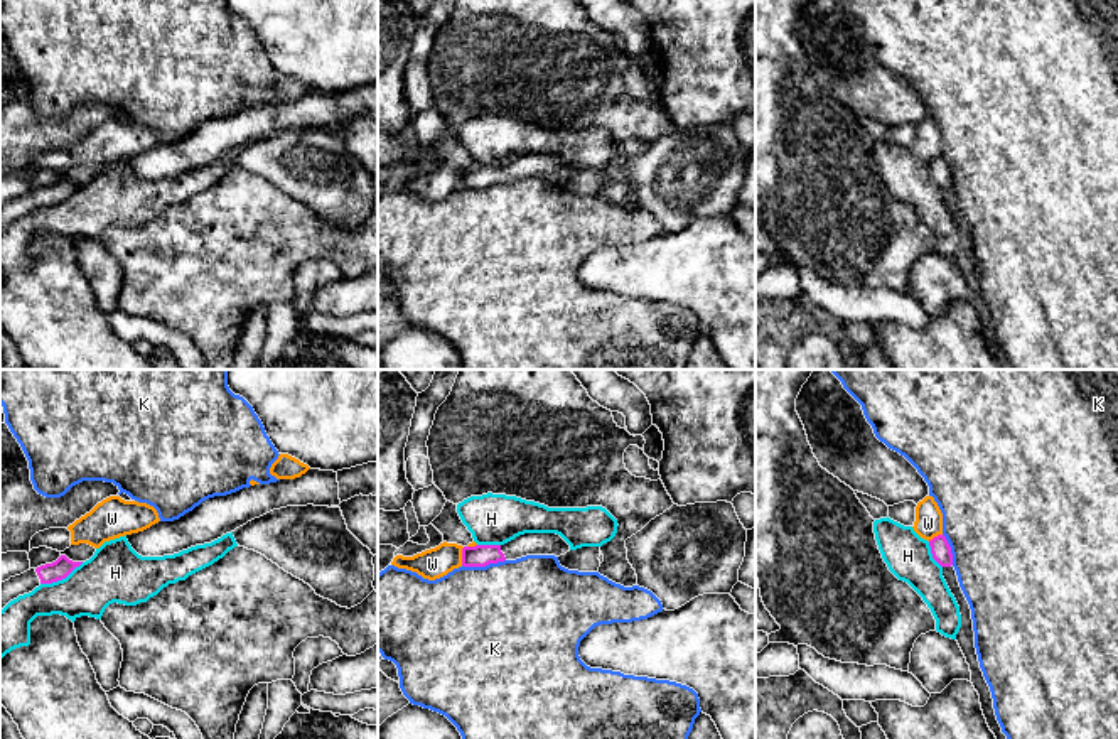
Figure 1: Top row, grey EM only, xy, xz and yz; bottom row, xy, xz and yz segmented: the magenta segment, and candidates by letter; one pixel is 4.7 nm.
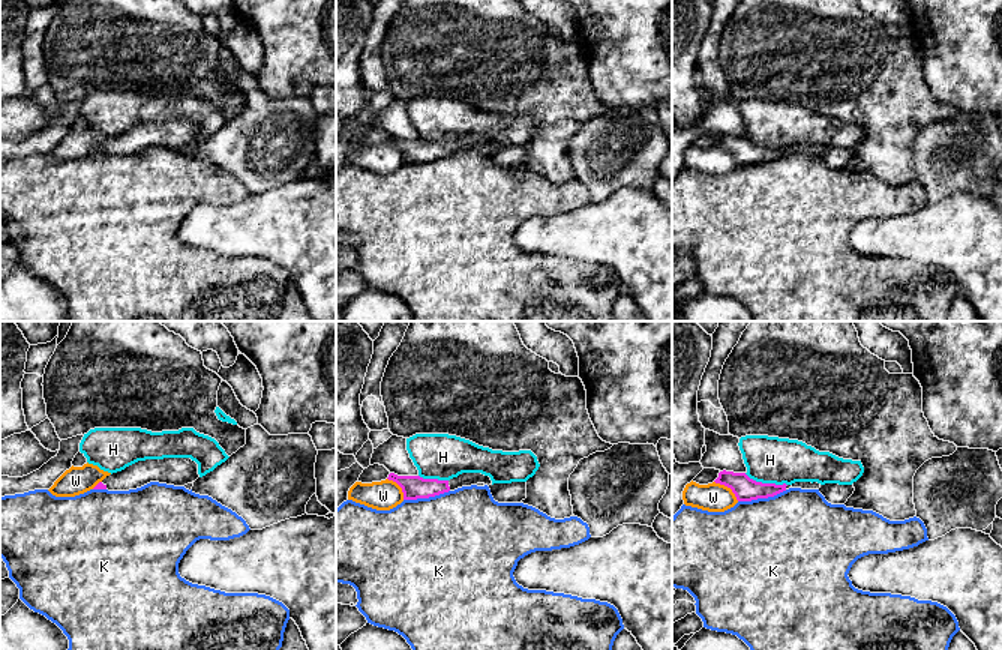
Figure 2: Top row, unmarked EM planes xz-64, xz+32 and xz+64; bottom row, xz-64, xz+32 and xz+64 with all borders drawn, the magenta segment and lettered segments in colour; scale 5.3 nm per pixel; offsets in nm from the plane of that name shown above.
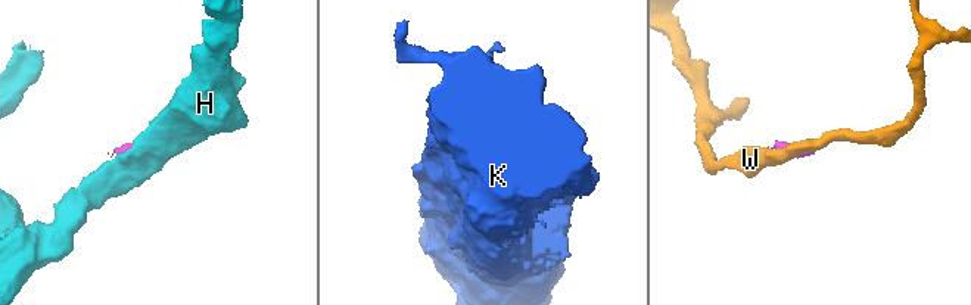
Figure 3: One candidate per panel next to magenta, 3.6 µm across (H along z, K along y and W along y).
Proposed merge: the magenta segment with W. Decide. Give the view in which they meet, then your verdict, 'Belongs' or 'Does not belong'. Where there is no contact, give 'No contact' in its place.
Touches magenta in xz. Does not belong

